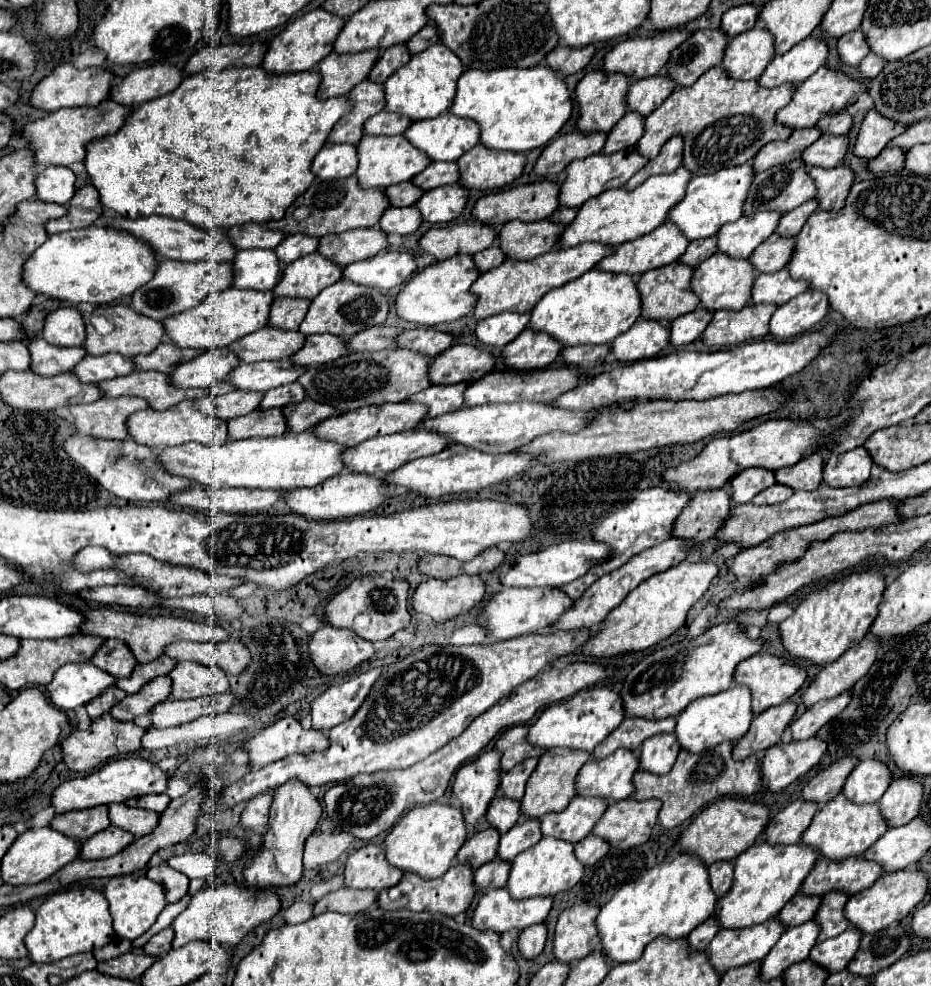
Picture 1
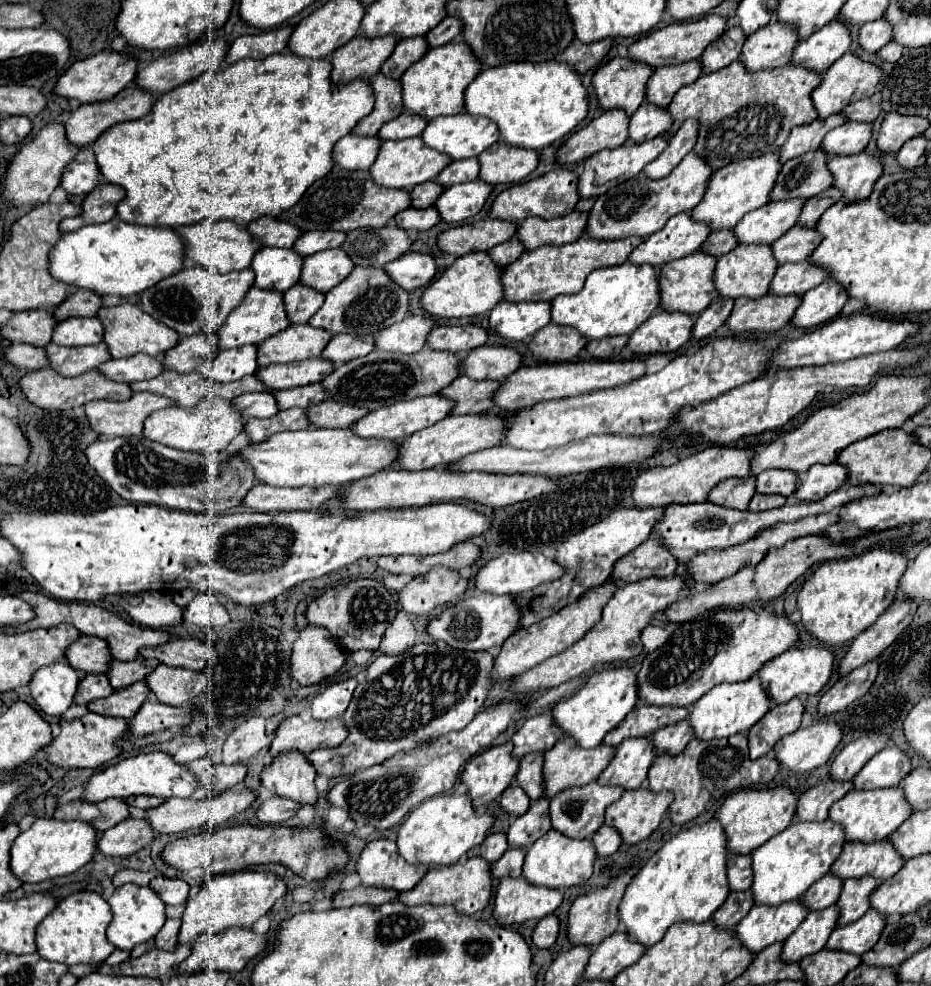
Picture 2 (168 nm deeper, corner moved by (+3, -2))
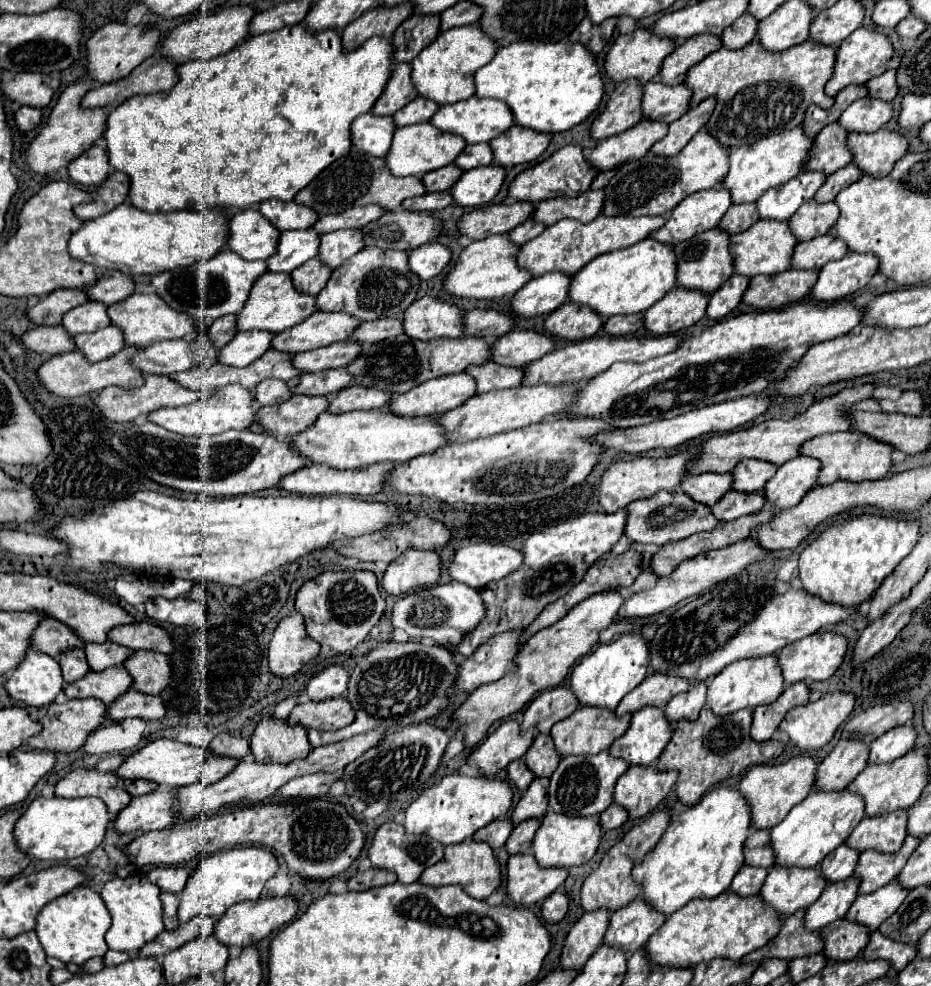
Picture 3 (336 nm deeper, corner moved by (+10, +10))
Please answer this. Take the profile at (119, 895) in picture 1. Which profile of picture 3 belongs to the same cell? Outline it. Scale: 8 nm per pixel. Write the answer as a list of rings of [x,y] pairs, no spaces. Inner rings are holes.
[[[132,874],[128,878],[114,878],[106,882],[102,888],[102,900],[112,916],[112,926],[106,932],[106,944],[110,950],[136,954],[146,942],[154,940],[164,930],[160,888],[156,888],[146,874]]]

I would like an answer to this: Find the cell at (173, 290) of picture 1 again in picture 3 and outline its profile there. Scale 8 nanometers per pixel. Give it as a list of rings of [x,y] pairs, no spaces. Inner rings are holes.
[[[222,250],[210,260],[200,260],[188,268],[178,268],[170,272],[162,272],[152,278],[152,284],[156,286],[156,294],[164,298],[164,302],[178,310],[190,314],[198,322],[212,322],[224,314],[236,314],[240,308],[244,308],[248,300],[248,292],[252,290],[252,284],[268,272],[266,260],[244,260],[232,250]]]

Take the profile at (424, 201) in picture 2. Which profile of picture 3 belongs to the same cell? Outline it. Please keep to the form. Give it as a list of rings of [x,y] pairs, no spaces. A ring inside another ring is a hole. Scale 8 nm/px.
[[[448,164],[444,168],[438,168],[434,172],[428,172],[424,176],[424,184],[428,192],[442,192],[442,190],[450,190],[452,184],[456,182],[456,178],[460,178],[464,174],[462,168],[456,168],[456,164]]]

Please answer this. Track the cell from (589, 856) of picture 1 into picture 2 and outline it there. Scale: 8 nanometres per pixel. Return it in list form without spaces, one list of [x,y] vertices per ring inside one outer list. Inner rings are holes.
[[[601,826],[591,838],[591,844],[597,850],[597,856],[611,856],[621,846],[621,836],[611,826]]]

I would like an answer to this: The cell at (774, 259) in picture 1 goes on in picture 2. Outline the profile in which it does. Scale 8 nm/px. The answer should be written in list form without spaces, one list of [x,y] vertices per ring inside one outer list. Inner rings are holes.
[[[795,224],[787,234],[783,234],[779,240],[775,240],[771,244],[773,256],[775,256],[777,264],[807,260],[809,254],[817,248],[819,240],[821,240],[821,236],[815,230],[807,230],[807,228],[801,228],[799,224]]]

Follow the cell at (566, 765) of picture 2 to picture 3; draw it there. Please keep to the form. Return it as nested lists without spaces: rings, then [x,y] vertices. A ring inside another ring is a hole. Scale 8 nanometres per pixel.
[[[578,708],[566,720],[560,720],[552,726],[552,738],[556,750],[562,756],[568,754],[598,754],[604,748],[610,748],[616,738],[620,738],[630,724],[630,716],[616,716],[616,712],[600,712],[600,708]]]

